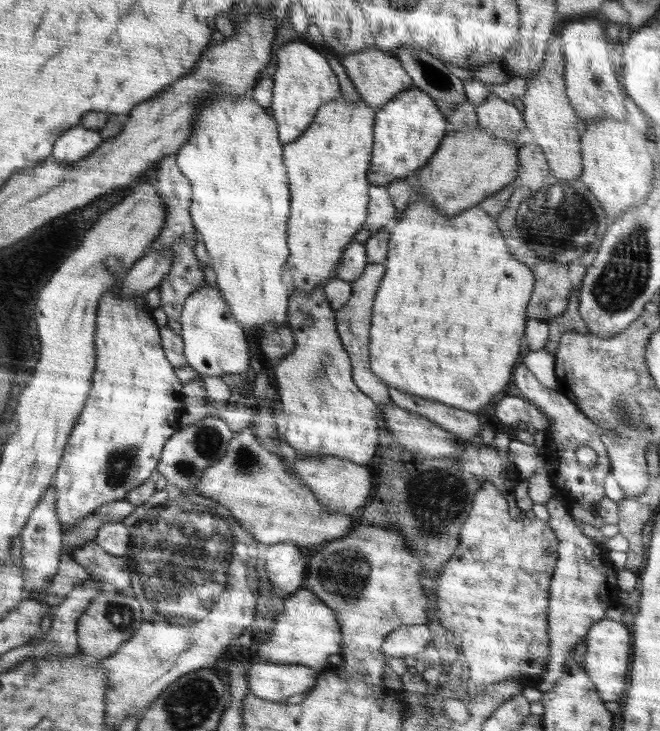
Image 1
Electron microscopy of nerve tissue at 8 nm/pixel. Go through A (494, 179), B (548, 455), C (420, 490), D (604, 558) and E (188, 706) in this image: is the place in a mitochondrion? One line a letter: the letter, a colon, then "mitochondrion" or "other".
A: other
B: other
C: mitochondrion
D: other
E: mitochondrion

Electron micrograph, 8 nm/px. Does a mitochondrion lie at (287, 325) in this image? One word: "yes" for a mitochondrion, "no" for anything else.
no

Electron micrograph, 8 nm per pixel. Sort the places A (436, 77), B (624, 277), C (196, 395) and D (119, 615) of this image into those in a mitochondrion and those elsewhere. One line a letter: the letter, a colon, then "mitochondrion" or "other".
A: mitochondrion
B: mitochondrion
C: other
D: mitochondrion

